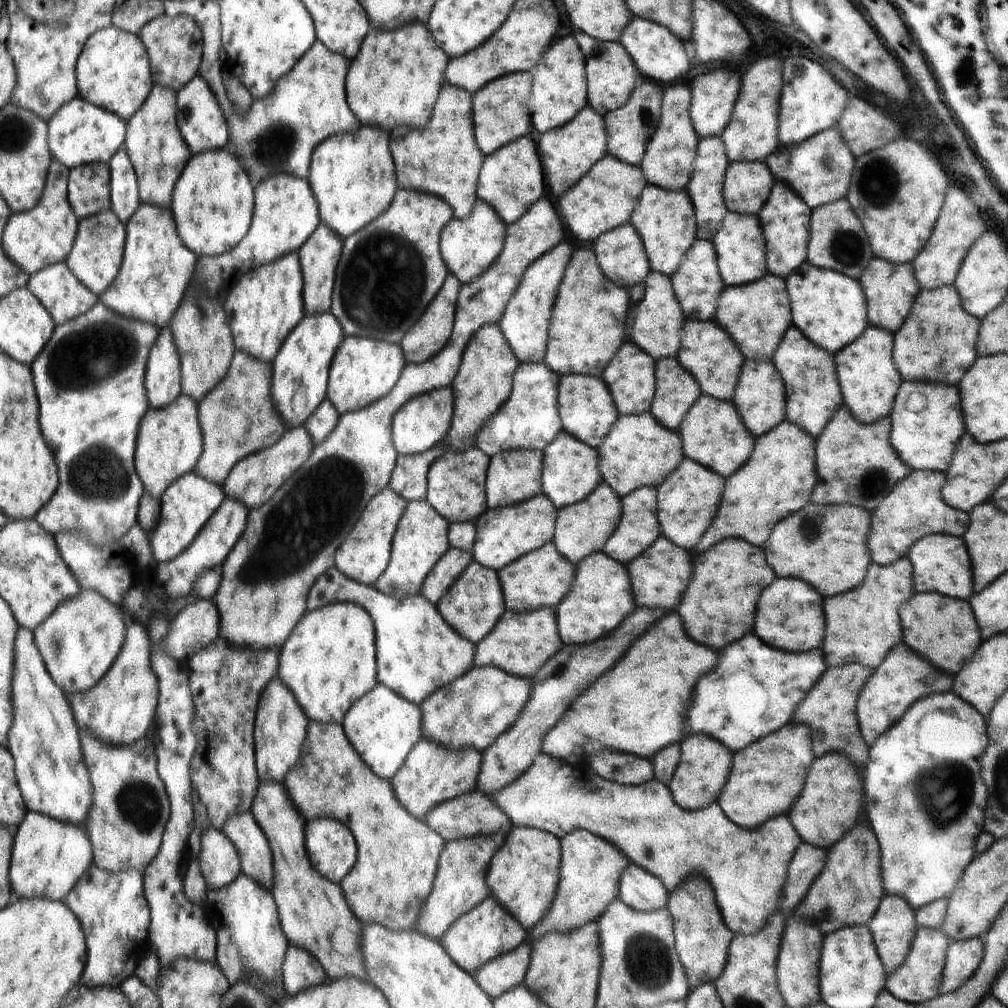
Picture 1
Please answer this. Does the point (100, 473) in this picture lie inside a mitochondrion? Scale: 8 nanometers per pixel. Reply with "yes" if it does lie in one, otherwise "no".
yes

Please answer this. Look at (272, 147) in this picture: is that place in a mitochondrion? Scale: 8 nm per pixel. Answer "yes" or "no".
yes

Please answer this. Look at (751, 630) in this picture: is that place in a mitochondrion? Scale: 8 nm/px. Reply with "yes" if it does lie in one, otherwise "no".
no

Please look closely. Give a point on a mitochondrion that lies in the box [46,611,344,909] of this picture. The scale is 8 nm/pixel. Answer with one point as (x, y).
(139, 801)

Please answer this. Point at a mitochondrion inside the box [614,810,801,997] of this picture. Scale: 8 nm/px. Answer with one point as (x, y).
(648, 961)

